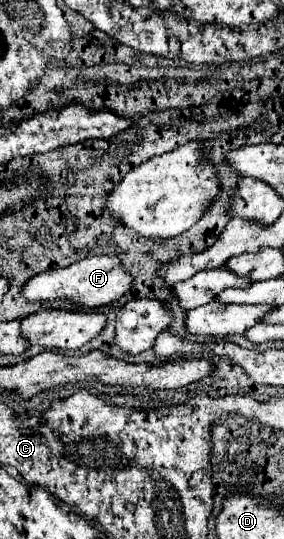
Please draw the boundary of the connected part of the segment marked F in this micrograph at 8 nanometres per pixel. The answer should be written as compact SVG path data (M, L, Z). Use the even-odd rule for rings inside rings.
M91 256L85 260L79 260L67 268L55 268L41 272L33 278L29 278L23 288L21 296L27 302L55 302L55 300L67 300L73 306L83 306L85 310L93 310L105 304L111 304L119 300L131 286L131 276L123 270L121 262L111 256Z

